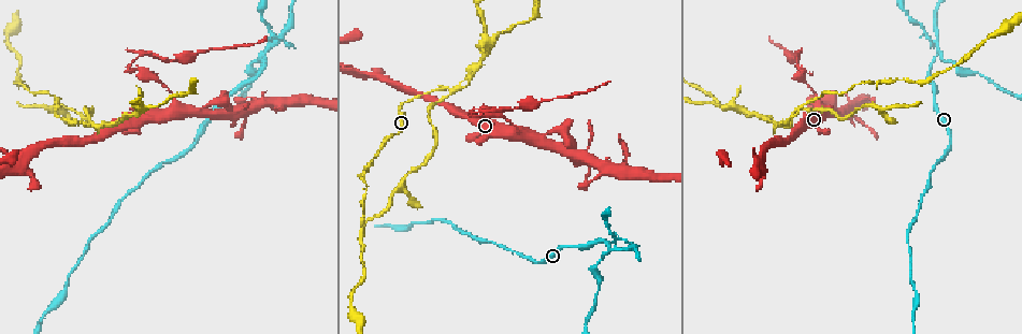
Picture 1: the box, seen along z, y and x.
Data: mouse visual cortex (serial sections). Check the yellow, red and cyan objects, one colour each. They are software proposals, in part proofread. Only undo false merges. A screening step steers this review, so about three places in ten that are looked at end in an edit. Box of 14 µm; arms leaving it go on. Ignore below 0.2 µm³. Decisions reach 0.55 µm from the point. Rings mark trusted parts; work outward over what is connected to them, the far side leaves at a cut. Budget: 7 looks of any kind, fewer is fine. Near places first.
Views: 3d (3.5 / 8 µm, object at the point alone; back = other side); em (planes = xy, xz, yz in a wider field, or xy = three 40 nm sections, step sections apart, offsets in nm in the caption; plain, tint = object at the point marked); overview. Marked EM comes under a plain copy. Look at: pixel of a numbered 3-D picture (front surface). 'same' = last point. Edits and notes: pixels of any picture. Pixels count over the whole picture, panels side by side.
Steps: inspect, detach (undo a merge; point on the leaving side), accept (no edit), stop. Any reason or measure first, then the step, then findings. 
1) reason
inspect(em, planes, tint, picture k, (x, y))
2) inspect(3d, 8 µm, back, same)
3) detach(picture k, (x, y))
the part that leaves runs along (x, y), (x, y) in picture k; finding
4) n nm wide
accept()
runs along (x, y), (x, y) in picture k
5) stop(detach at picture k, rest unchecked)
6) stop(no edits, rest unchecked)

two arms in line, one across
inspect(3d, 3.5 µm, picture 1, (107, 123))

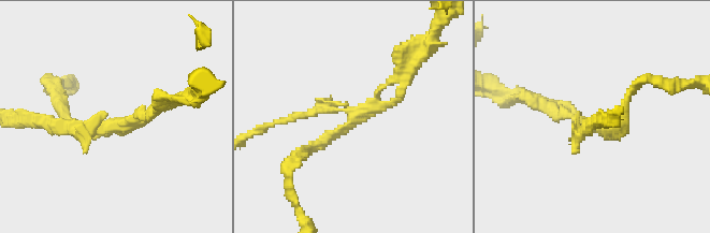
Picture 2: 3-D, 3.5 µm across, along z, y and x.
3 arms; arms of 150, 150, 150 nm
inspect(em, xy, step 5, tint, picture 2, (355, 116))

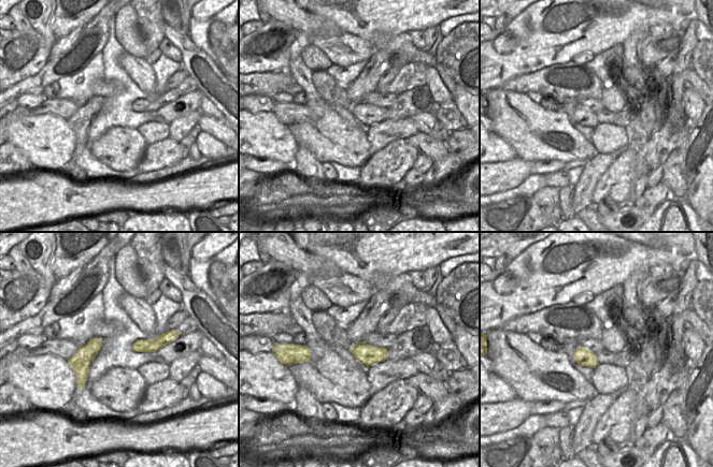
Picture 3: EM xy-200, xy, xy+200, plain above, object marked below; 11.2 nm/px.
detach(picture 2, (207, 42))
the part that leaves runs along (347, 110), (390, 104), (417, 60) in picture 2; two cells meet here

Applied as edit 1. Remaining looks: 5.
inspect(overview)

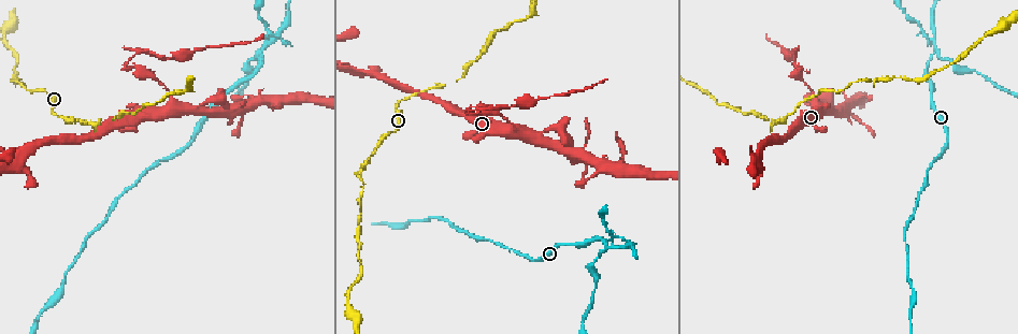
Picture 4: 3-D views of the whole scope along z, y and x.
thin neck
inspect(3d, 8 µm, picture 4, (164, 86))

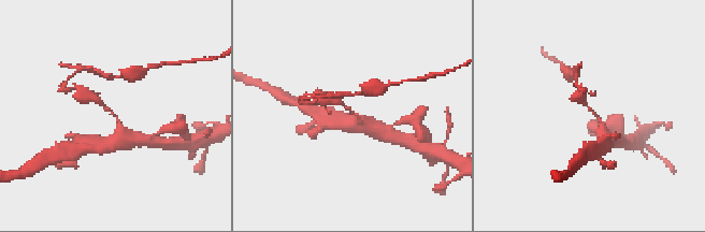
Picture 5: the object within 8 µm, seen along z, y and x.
arms of 200, 350 nm
inspect(em, planes, tint, picture 5, (354, 112))

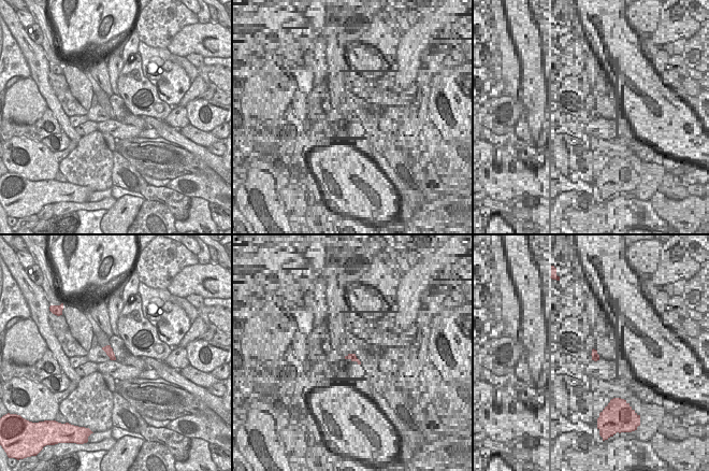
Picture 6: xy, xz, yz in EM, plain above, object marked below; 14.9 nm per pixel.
accept()
runs along (117, 139), (115, 115), (87, 97) in picture 5; all the same cell

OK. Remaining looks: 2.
thin neck
inspect(3d, 8 µm, picture 4, (132, 57))

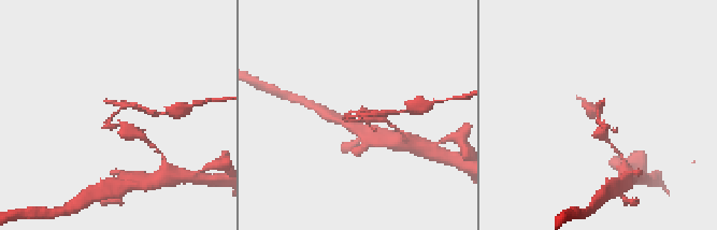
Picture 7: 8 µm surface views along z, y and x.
now the EM
inspect(em, planes, tint, picture 7, (356, 111))

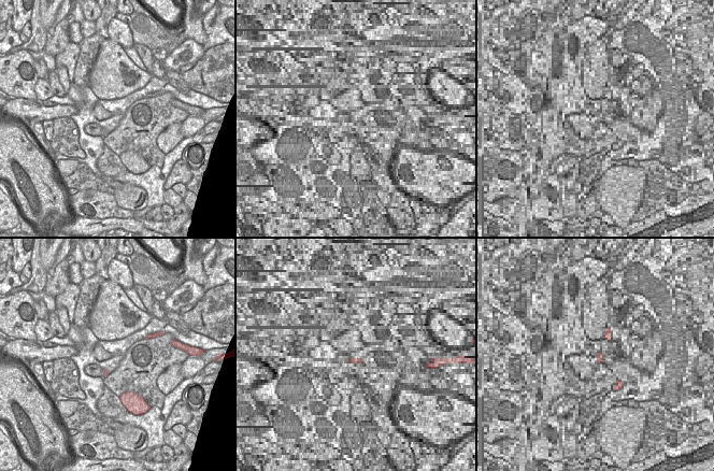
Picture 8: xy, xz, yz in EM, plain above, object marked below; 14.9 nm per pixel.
accept()
runs along (122, 126), (108, 125), (117, 110), (142, 110) in picture 7; all the same cell

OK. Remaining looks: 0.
stop(detach at picture 2, rest unchecked)

